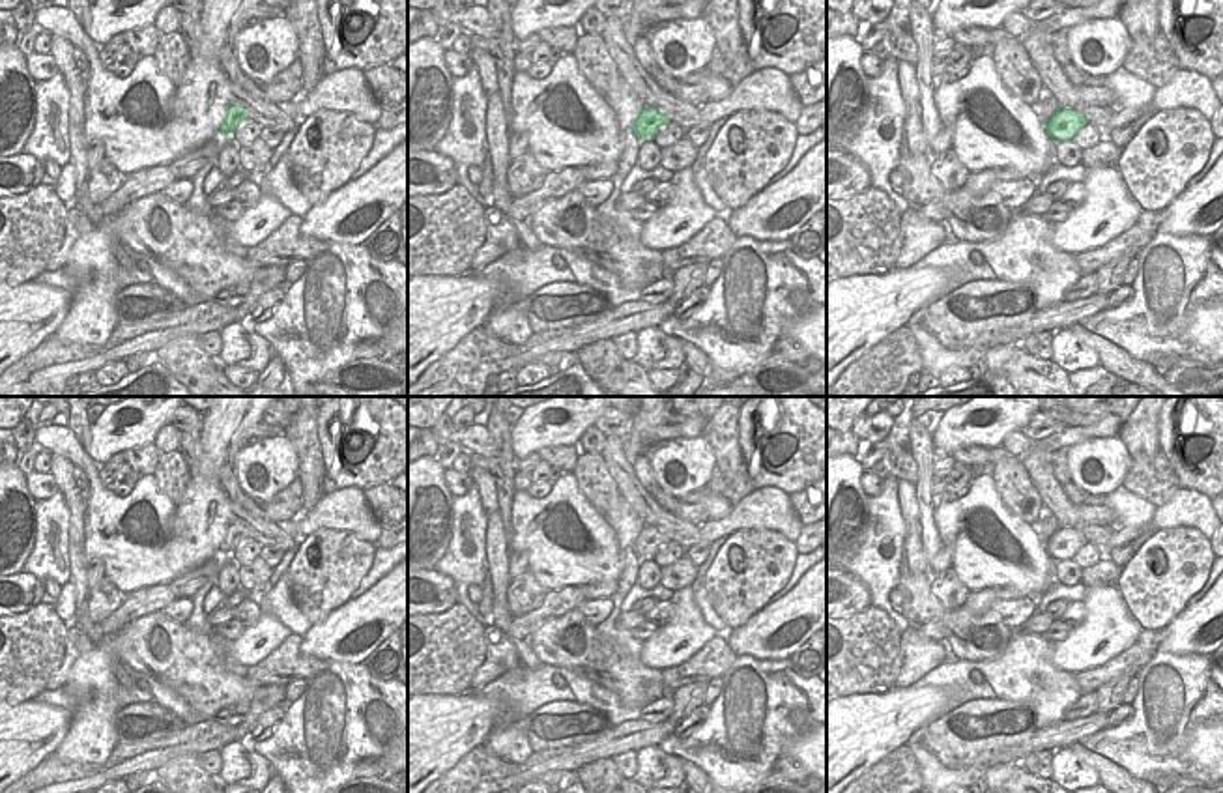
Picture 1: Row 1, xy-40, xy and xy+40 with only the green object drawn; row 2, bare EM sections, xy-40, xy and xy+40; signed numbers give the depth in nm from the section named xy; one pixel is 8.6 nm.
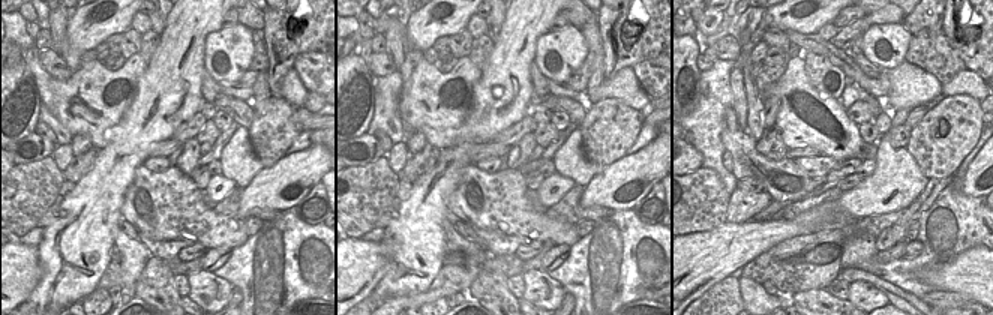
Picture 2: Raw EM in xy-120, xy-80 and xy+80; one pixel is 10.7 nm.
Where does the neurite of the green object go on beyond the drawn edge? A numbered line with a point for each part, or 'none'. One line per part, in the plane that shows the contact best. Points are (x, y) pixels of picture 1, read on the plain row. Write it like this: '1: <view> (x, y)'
none

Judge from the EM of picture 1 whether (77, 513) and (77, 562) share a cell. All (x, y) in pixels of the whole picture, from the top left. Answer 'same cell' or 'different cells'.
same cell

